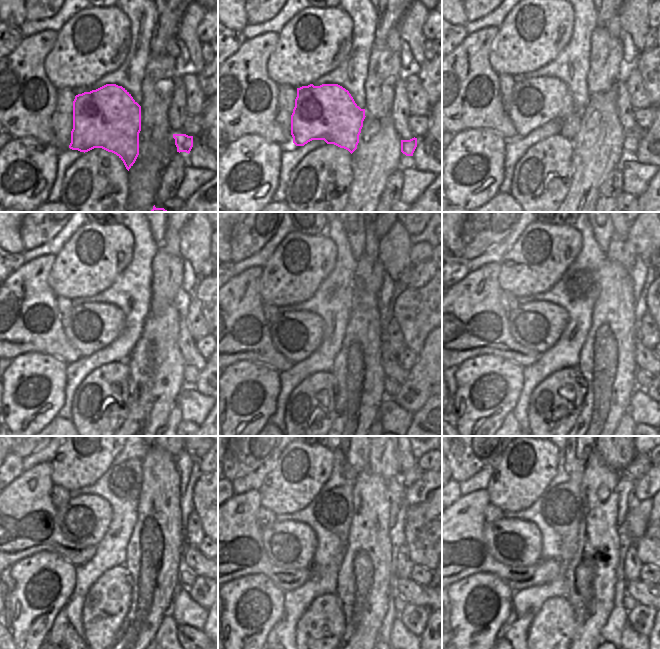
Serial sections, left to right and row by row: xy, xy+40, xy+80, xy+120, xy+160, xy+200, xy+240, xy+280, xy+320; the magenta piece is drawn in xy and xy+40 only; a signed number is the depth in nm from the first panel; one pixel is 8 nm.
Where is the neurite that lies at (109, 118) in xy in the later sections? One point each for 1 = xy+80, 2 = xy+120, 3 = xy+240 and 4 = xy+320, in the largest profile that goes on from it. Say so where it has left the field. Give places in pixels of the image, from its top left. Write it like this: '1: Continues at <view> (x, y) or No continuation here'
1: Continues at xy+80 (534, 102)
2: Continues at xy+120 (91, 326)
3: Continues at xy+240 (65, 544)
4: Continues at xy+320 (513, 542)

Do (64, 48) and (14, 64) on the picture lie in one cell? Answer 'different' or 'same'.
different

